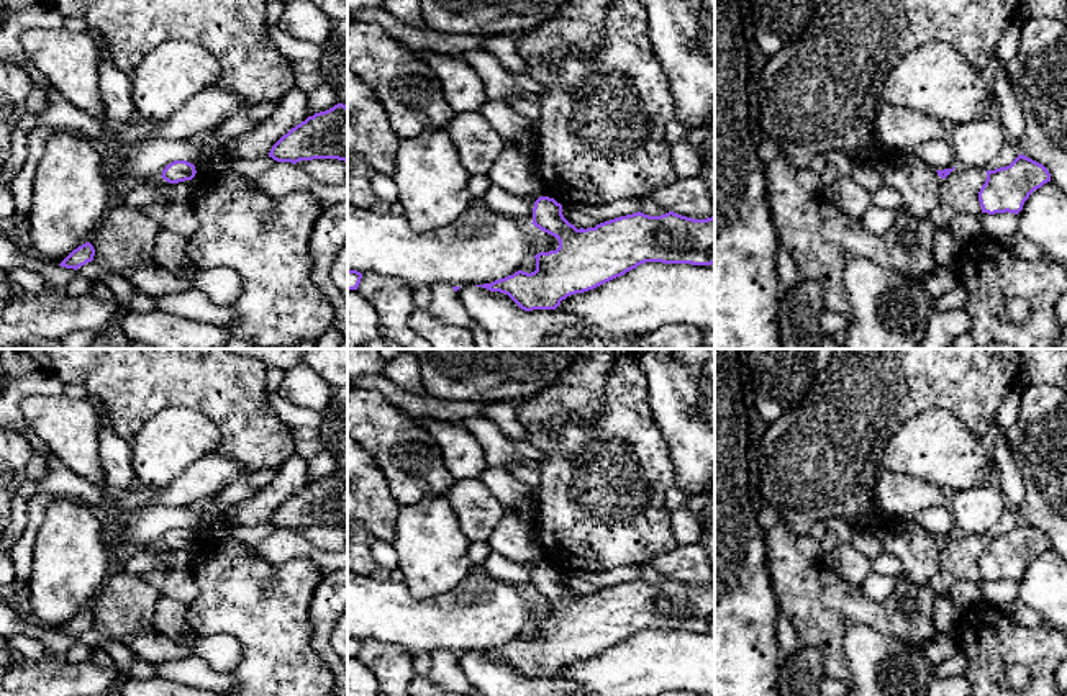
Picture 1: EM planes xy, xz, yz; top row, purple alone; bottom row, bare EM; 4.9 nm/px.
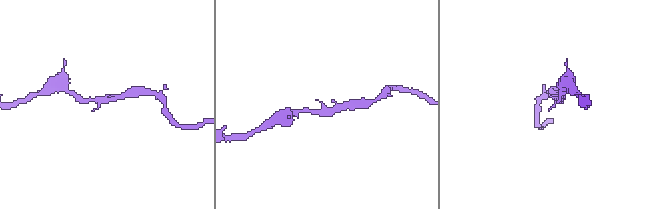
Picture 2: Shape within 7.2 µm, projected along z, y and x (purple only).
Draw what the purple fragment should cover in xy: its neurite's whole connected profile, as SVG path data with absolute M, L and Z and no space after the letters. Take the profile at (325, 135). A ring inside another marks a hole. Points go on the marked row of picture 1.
M334 105L315 113L284 134L270 149L277 162L338 159L347 160L347 106Z

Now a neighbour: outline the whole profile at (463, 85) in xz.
M433 51L411 52L438 74L444 87L444 95L456 115L477 111L488 102L480 75L465 61L457 61Z

